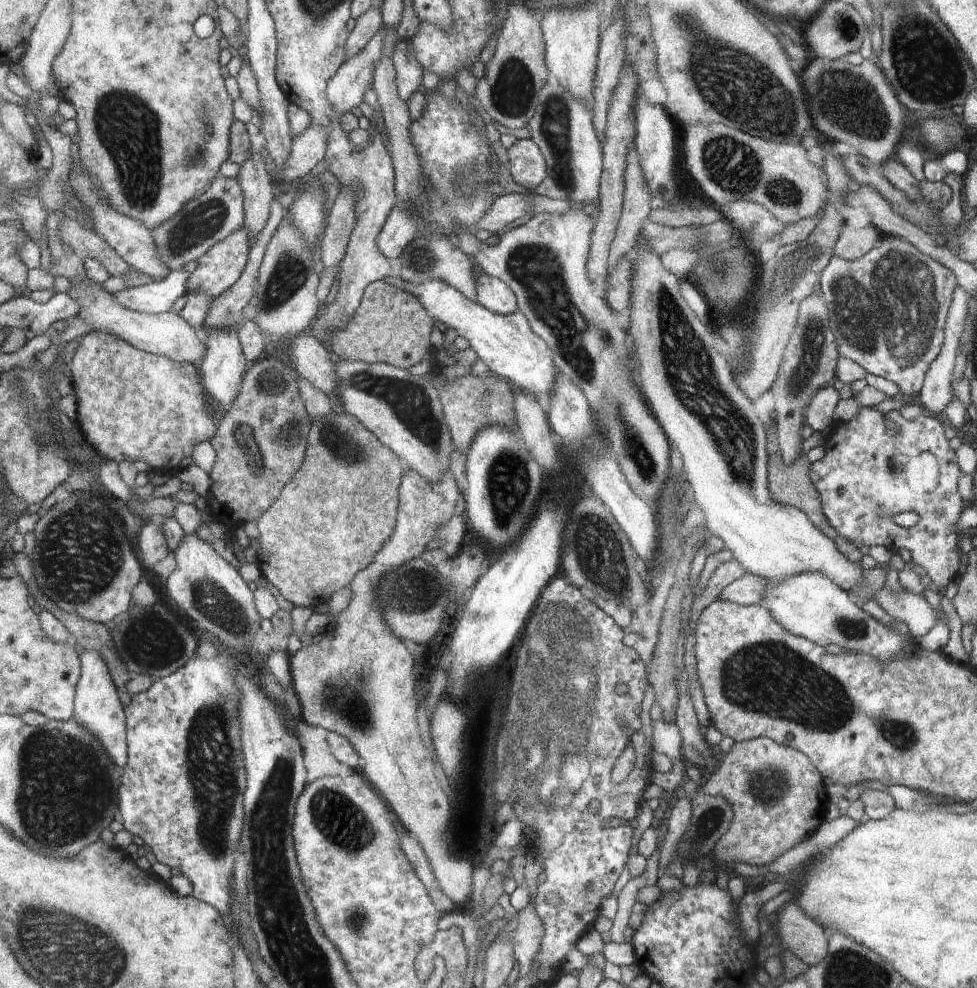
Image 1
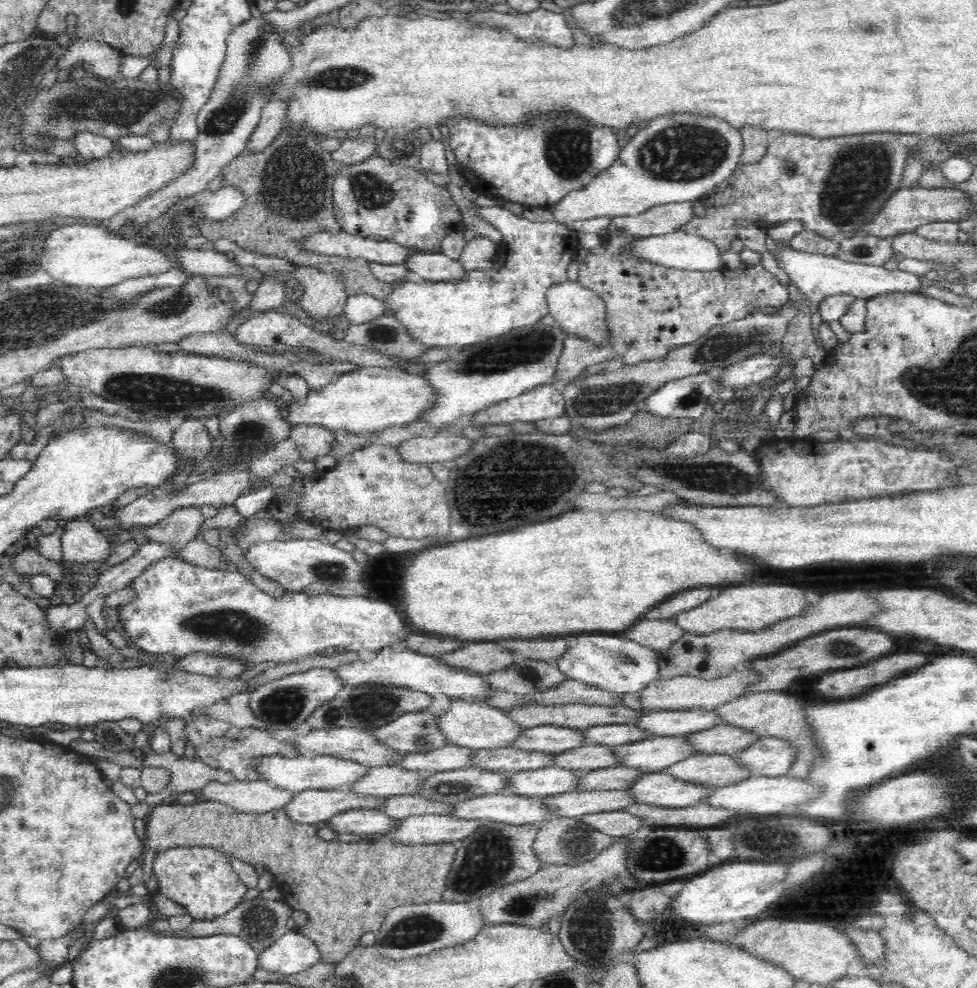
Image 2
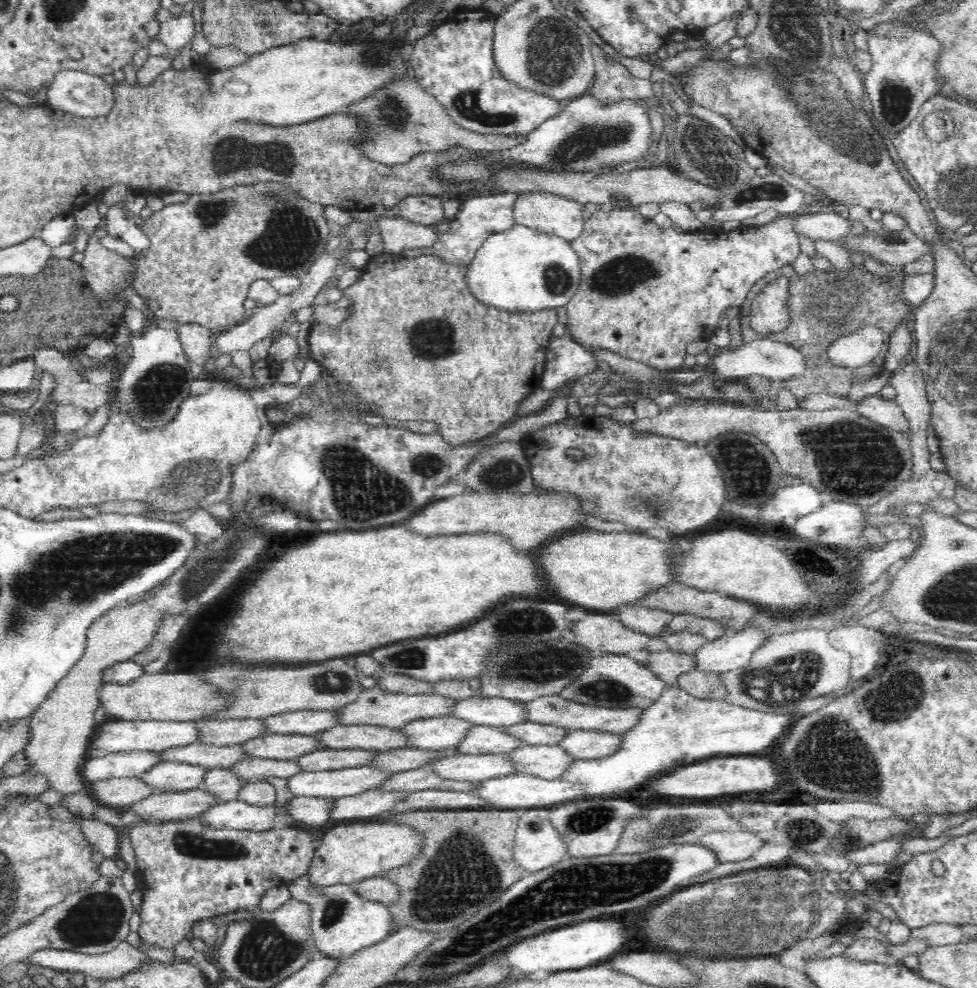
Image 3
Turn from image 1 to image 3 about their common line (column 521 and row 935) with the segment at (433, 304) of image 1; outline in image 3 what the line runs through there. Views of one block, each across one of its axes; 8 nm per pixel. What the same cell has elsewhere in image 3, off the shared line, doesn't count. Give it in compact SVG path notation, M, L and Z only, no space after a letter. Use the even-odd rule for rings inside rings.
M307 875L294 879L288 885L291 898L304 902L311 908L311 931L315 947L322 956L340 961L362 948L374 946L394 933L387 905L366 900L355 893L350 884L334 884L333 887L312 887Z

